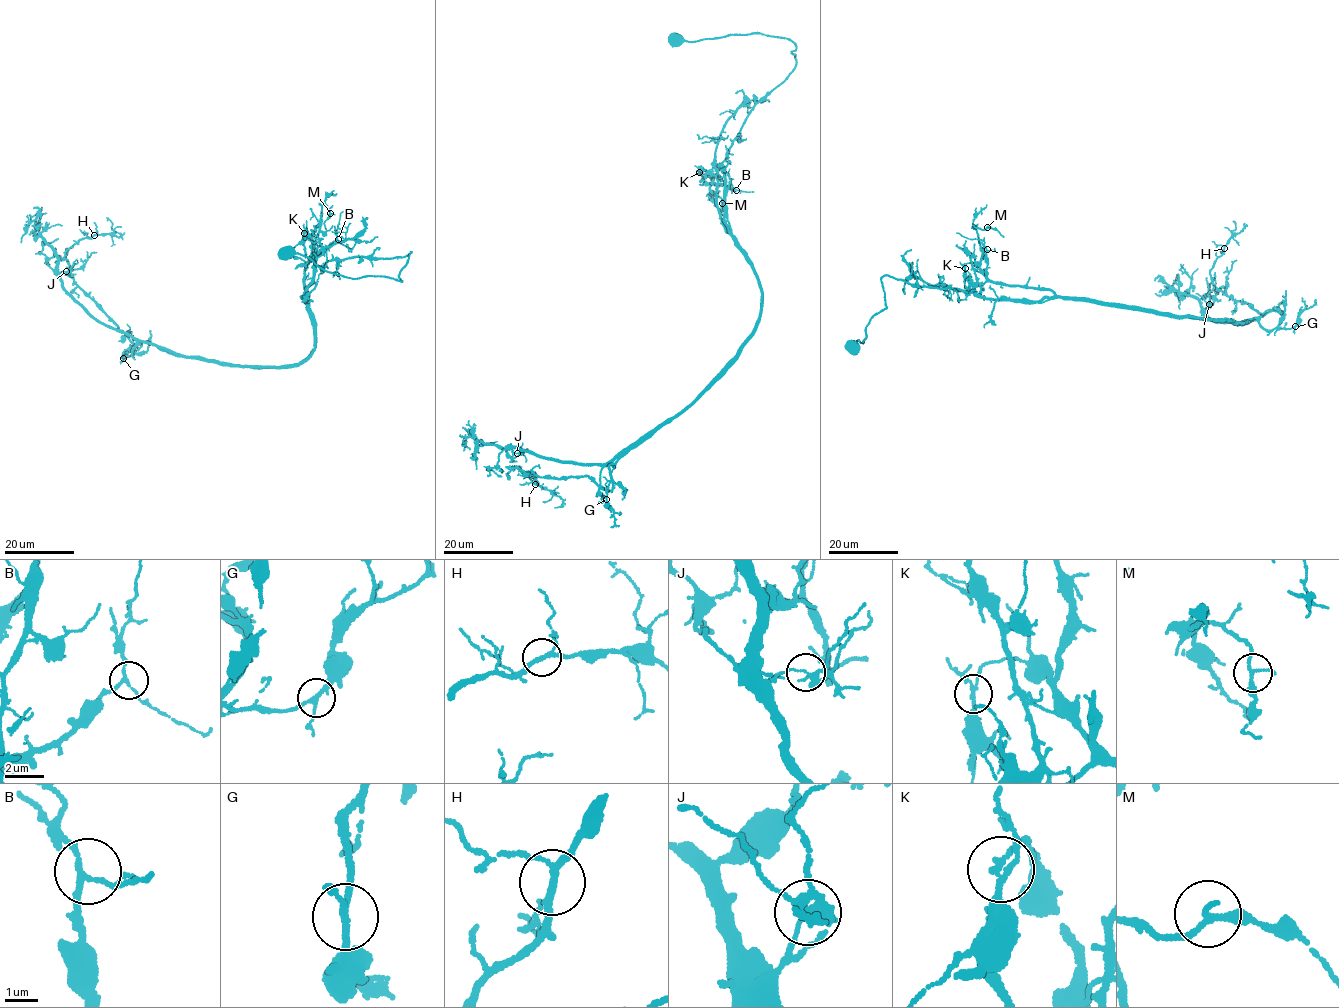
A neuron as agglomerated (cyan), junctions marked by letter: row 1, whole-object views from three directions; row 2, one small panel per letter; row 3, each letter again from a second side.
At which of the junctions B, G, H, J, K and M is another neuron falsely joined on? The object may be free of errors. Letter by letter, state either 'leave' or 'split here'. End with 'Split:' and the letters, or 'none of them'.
B: leave
G: leave
H: leave
J: leave
K: split here
M: leave
Split: K

